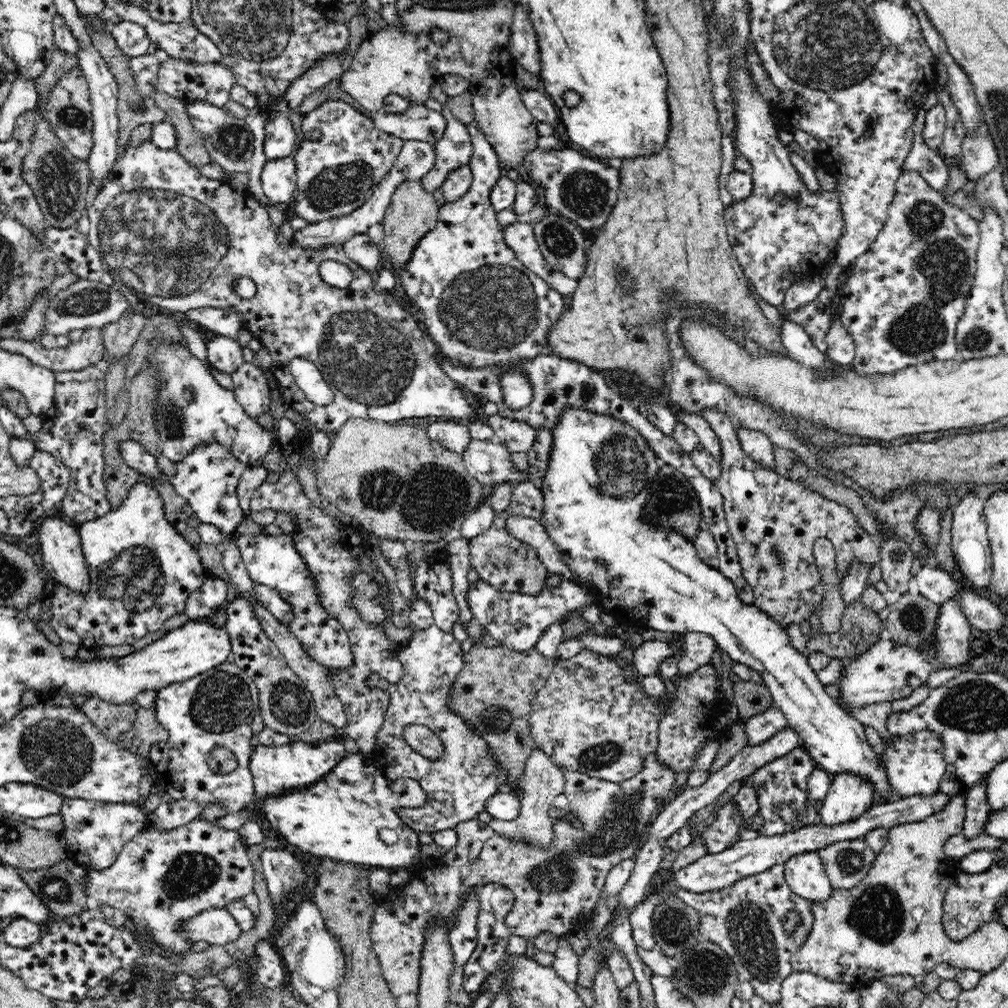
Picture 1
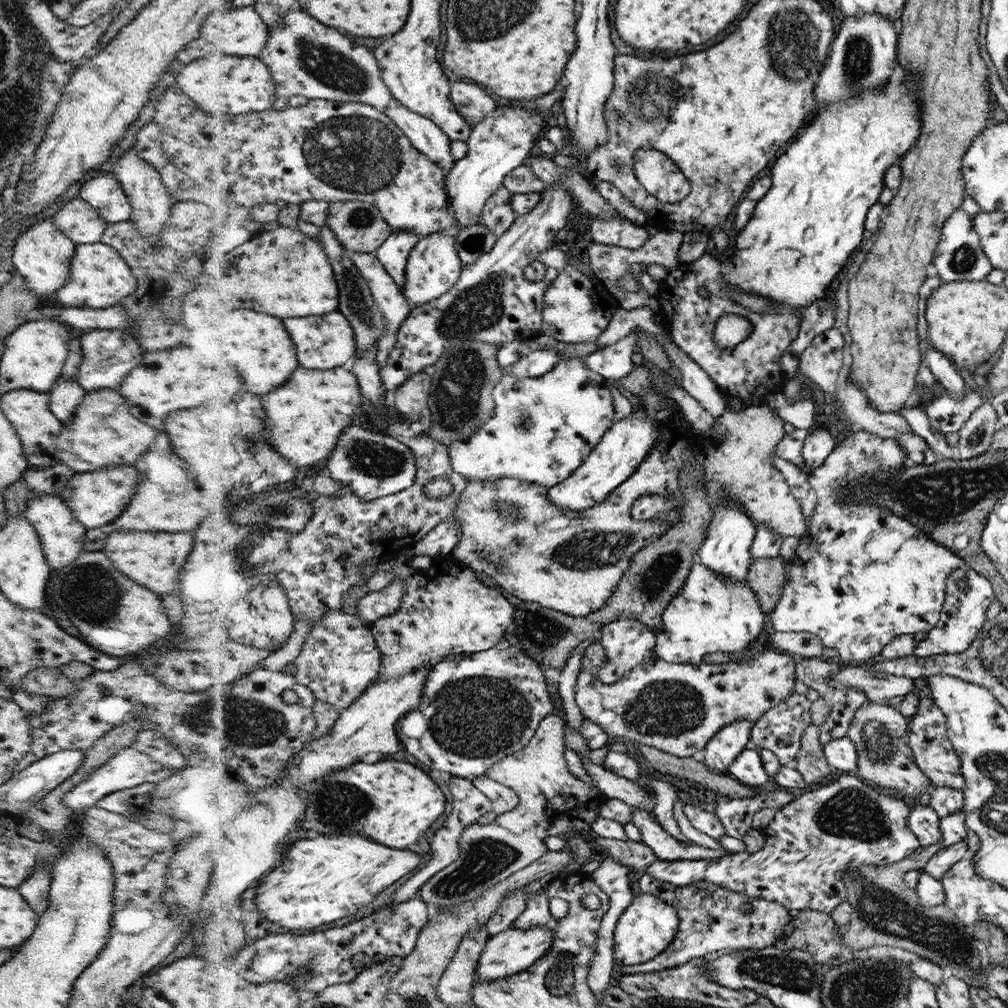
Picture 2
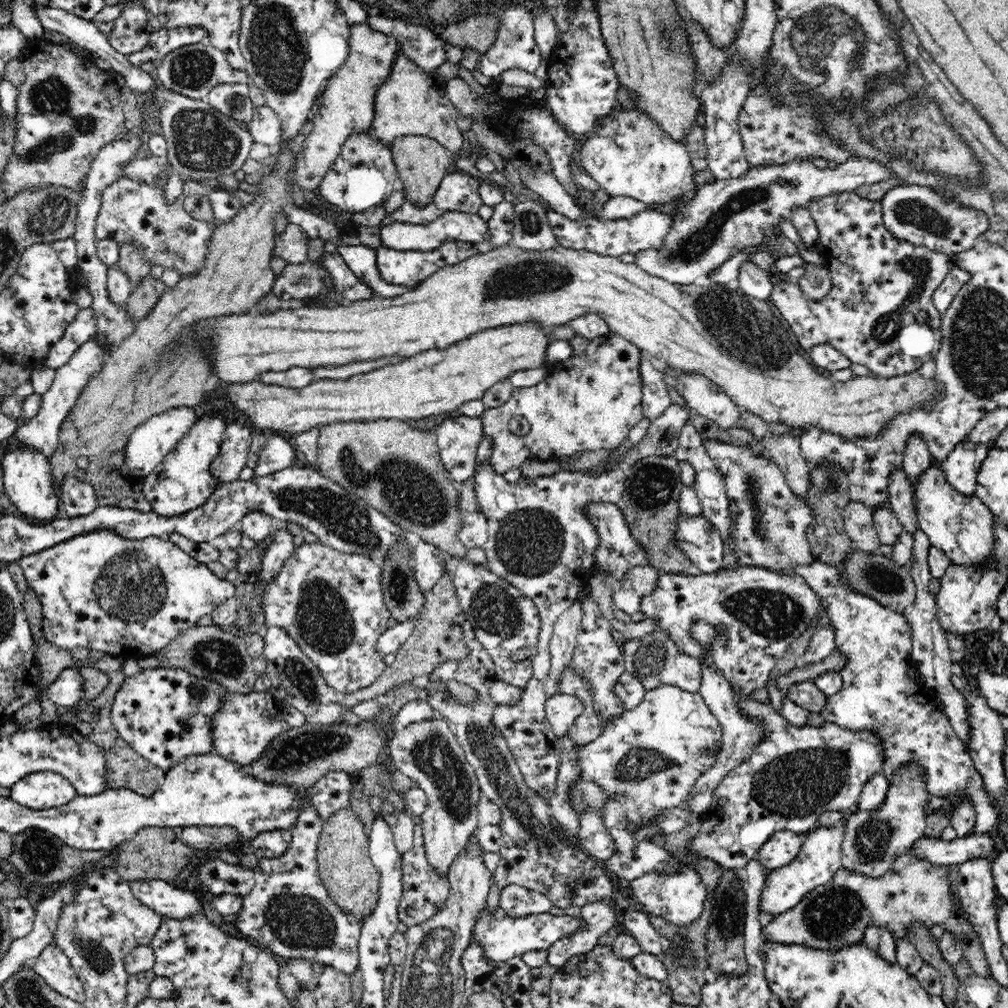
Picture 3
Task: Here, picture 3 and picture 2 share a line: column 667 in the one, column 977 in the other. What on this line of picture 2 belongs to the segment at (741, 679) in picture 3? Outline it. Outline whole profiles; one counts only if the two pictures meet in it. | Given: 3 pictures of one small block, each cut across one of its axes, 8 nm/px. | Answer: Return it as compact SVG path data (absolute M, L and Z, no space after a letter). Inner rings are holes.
M958 568L947 580L948 598L946 599L945 610L941 611L941 622L930 632L925 633L925 638L916 643L914 657L926 658L934 655L953 655L964 652L978 636L982 627L987 622L987 609L997 596L994 595L993 585L989 580L977 573L974 569L964 570ZM966 580L969 590L964 591L959 582Z

